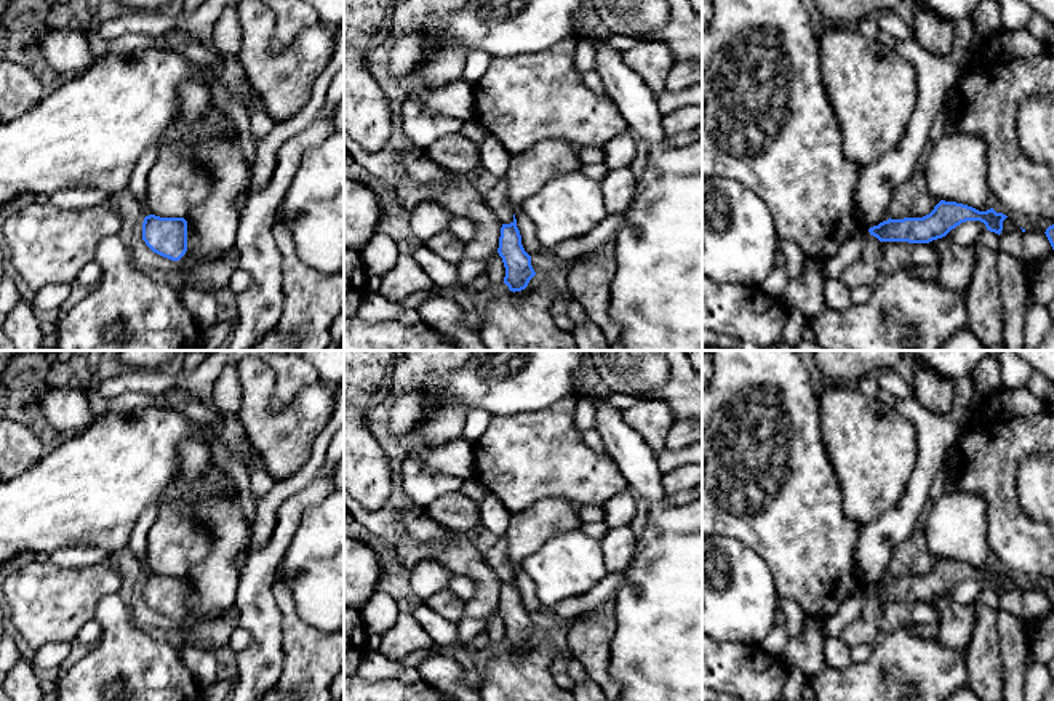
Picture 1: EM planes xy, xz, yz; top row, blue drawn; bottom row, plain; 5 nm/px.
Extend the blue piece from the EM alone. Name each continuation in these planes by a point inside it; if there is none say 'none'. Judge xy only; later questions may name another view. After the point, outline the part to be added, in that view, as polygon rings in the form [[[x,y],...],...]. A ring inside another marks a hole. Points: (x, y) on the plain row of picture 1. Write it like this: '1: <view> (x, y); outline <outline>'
1: xy (186, 621); outline [[[182,615],[178,621],[179,621],[179,624],[181,624],[181,627],[182,627],[184,631],[186,631],[186,629],[190,629],[190,627],[200,624],[200,623],[203,623],[202,619],[195,619],[195,618],[190,616],[190,615]]]

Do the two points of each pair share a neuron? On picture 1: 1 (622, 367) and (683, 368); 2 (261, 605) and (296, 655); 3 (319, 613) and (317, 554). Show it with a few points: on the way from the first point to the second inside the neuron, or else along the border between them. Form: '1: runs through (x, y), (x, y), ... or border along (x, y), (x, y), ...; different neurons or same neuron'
1: runs through (638, 383), (646, 391), (664, 391), (670, 384); same neuron
2: border along (274, 599), (280, 615), (282, 672); different neurons
3: runs through (319, 599), (319, 568); same neuron

